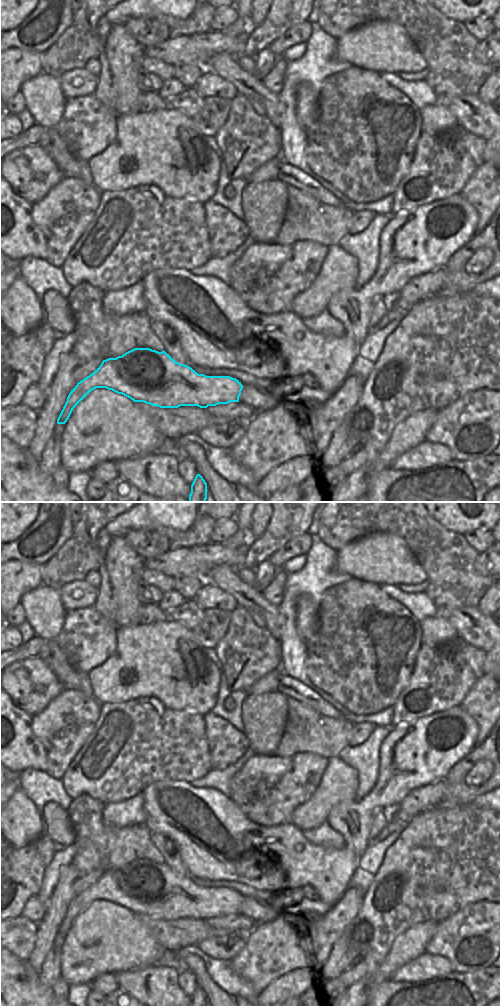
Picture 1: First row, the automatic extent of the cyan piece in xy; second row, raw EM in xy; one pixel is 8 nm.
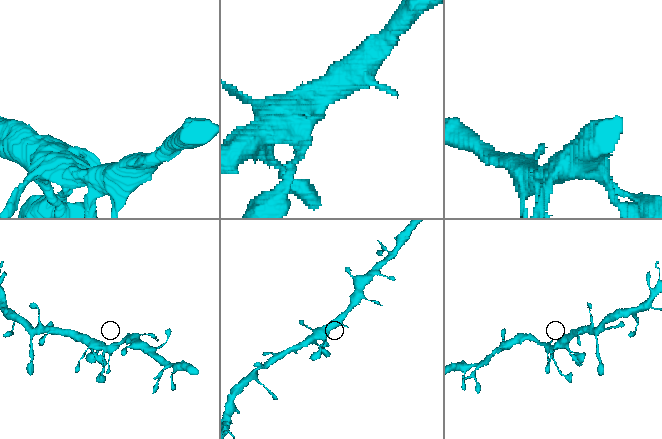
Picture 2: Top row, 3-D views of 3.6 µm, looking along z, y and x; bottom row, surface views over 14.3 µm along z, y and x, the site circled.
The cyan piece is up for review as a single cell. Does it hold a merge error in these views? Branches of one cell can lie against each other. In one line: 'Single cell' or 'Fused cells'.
Single cell.

